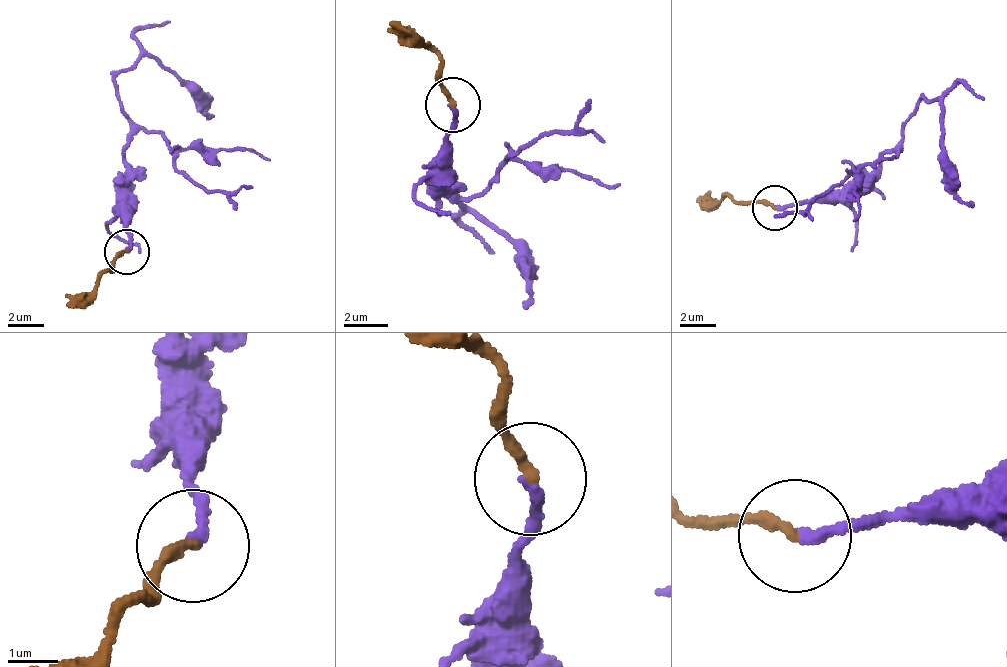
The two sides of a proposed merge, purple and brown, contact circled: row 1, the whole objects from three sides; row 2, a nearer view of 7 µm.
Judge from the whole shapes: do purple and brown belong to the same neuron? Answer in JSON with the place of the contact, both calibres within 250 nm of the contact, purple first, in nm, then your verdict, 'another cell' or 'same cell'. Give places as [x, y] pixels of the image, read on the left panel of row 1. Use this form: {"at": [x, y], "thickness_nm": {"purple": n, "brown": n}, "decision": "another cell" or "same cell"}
{"at": [127, 251], "thickness_nm": {"purple": 190, "brown": 220}, "decision": "same cell"}

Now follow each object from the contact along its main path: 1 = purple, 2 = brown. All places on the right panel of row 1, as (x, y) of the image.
1: (778, 207), (831, 205), (895, 145), (923, 97), (941, 109), (942, 146), (957, 193), (970, 209)
2: (773, 207), (695, 199)

